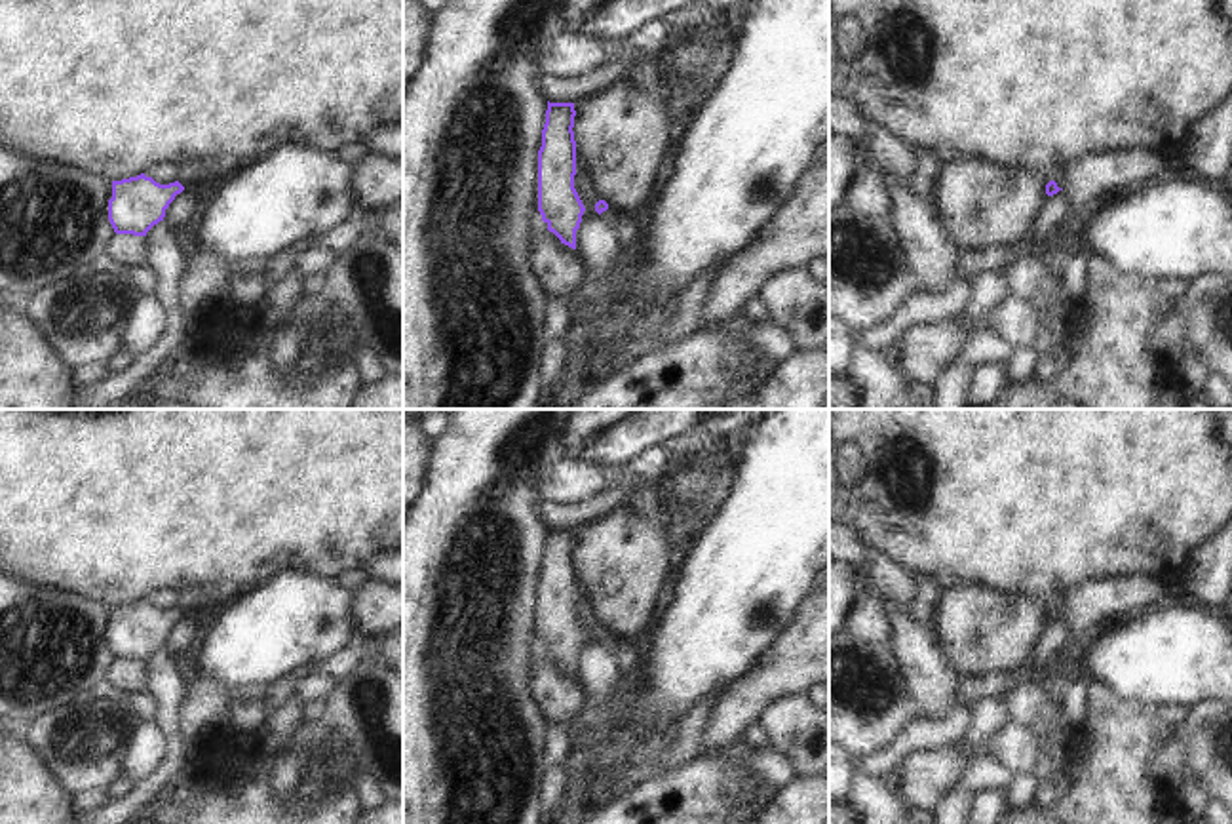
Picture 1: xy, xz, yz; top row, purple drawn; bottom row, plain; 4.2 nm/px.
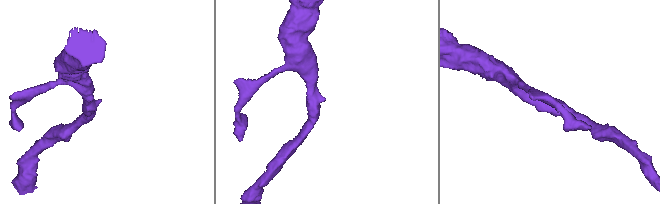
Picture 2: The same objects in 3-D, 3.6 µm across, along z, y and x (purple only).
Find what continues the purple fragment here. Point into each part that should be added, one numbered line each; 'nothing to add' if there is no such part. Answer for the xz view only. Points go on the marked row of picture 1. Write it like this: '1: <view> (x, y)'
1: xz (611, 215)

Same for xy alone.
1: xy (196, 170)

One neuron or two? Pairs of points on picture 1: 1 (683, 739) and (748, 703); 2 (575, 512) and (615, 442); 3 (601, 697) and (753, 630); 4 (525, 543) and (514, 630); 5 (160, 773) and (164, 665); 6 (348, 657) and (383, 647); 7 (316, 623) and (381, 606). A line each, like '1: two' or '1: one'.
1: two
2: two
3: two
4: one
5: one
6: one
7: two

